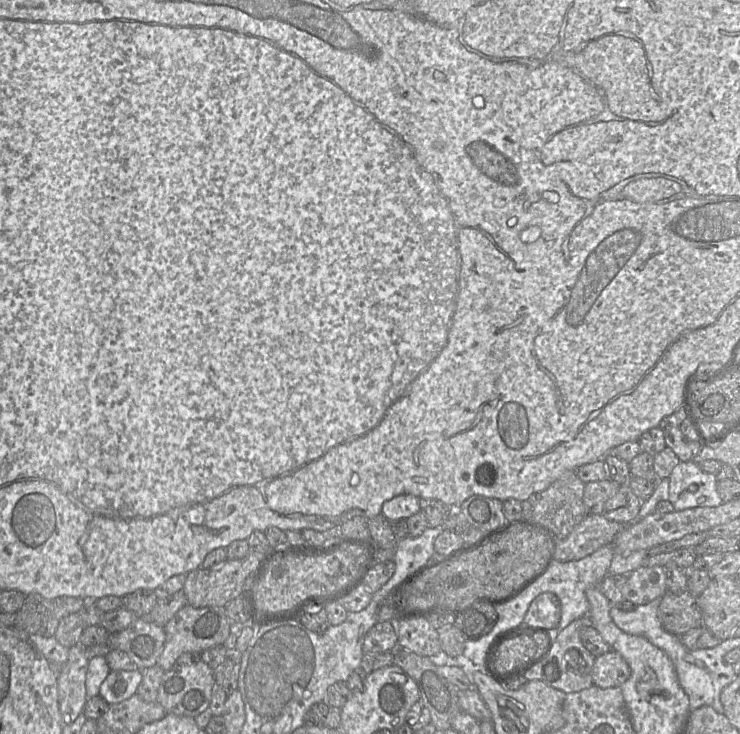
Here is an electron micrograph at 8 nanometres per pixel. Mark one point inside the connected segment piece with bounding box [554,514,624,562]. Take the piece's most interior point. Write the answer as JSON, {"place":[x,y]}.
{"place":[595,531]}

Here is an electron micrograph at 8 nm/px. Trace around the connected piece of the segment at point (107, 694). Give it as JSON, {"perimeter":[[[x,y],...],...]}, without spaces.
{"perimeter":[[[110,670],[110,673],[100,686],[99,695],[108,704],[123,702],[138,691],[143,679],[143,671],[136,670]]]}

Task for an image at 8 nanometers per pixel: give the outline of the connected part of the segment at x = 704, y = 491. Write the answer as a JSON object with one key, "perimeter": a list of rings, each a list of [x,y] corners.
{"perimeter":[[[694,461],[680,462],[669,476],[669,501],[673,504],[674,511],[682,511],[696,507],[717,507],[723,504],[718,491],[716,475],[701,470]]]}

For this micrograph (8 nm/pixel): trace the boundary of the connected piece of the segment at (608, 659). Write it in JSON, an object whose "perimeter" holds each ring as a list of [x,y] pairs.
{"perimeter":[[[610,651],[595,657],[592,679],[593,685],[602,688],[620,687],[630,676],[631,671],[616,651]]]}

